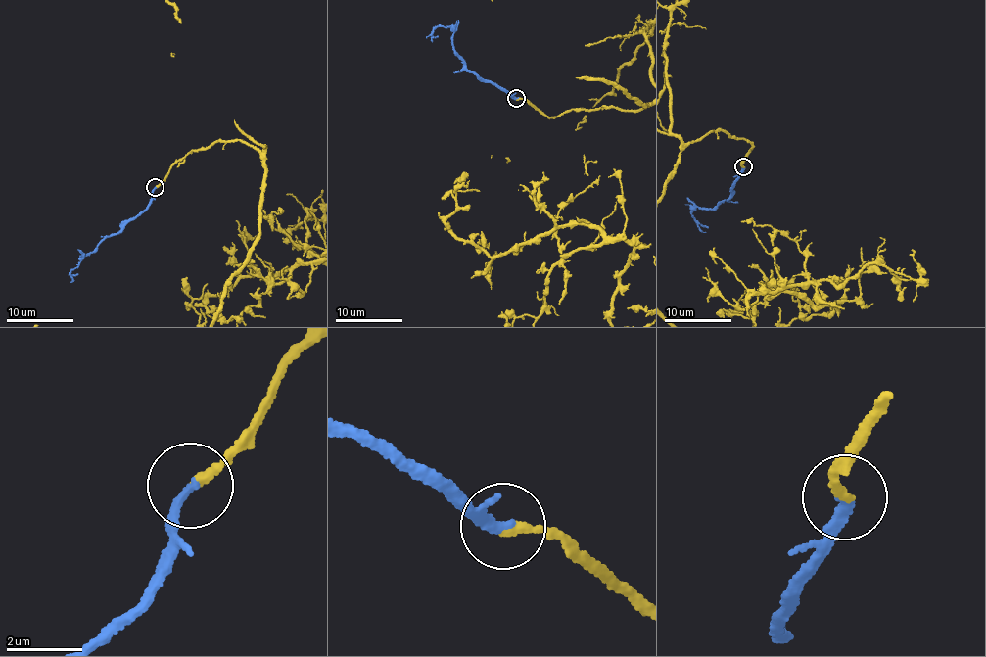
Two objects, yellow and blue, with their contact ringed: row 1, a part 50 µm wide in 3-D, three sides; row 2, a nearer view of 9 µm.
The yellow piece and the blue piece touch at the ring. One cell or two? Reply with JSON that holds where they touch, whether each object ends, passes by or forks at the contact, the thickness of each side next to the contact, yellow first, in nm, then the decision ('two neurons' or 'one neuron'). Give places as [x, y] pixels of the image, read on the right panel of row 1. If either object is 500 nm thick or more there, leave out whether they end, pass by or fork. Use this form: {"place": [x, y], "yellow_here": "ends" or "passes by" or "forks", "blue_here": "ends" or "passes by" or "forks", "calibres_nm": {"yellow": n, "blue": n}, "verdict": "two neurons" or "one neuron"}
{"place": [743, 166], "yellow_here": "ends", "blue_here": "ends", "calibres_nm": {"yellow": 200, "blue": 240}, "verdict": "one neuron"}

